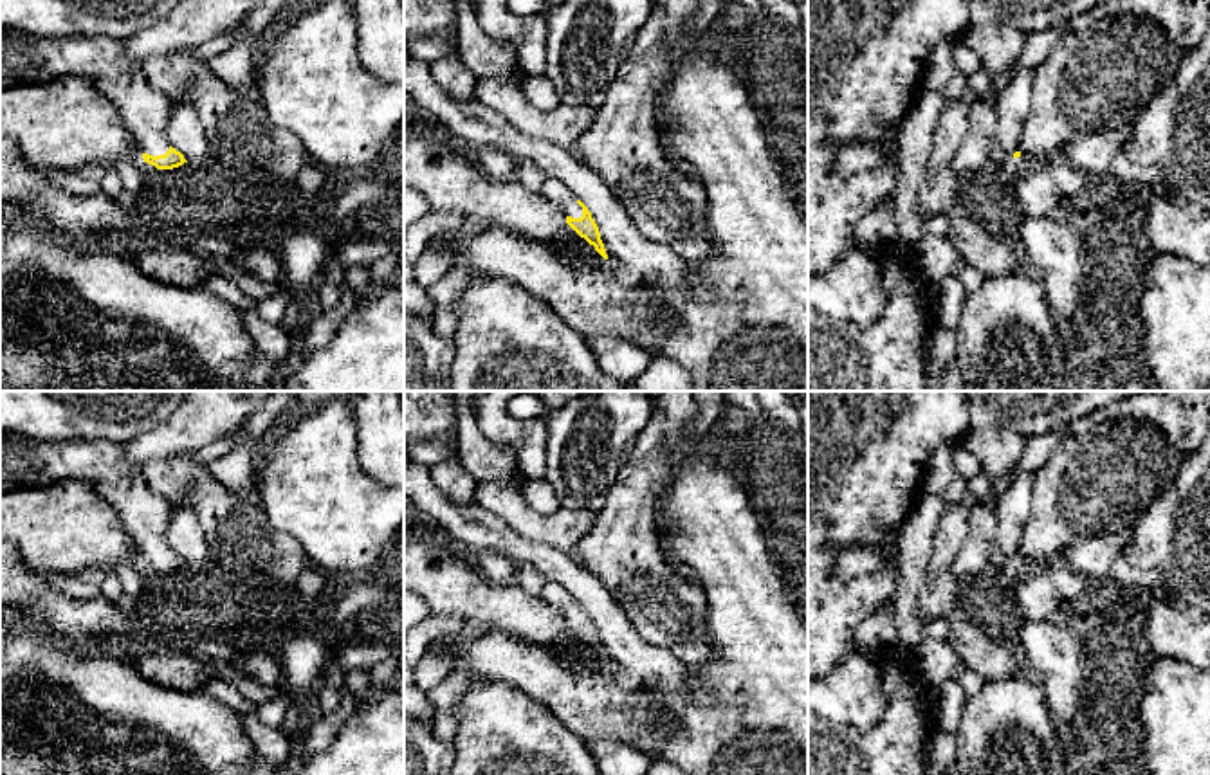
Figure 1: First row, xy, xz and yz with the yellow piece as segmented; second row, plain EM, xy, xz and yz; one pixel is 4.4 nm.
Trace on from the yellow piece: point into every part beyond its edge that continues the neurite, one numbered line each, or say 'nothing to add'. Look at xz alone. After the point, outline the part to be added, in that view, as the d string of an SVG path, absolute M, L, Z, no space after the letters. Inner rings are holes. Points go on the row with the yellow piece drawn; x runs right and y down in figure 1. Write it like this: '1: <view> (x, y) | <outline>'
1: xz (552, 190) | M546 177L539 193L552 200L566 216L582 216L582 207L577 204L575 195L563 182Z

